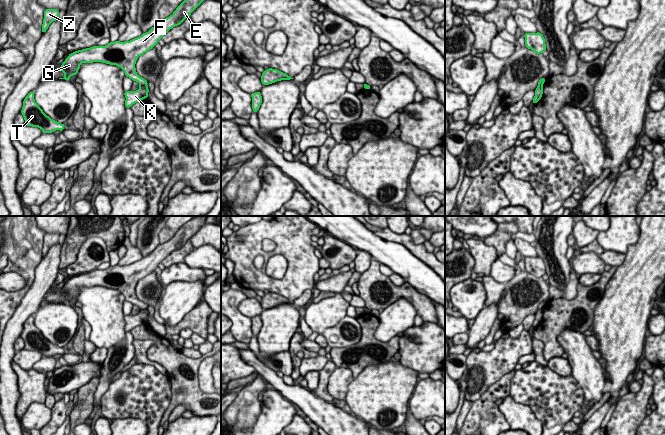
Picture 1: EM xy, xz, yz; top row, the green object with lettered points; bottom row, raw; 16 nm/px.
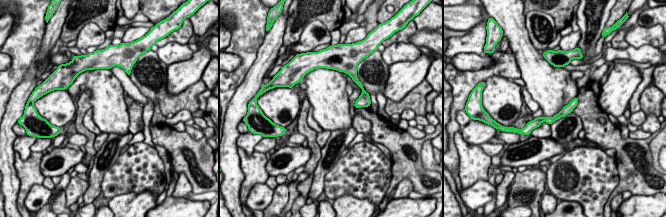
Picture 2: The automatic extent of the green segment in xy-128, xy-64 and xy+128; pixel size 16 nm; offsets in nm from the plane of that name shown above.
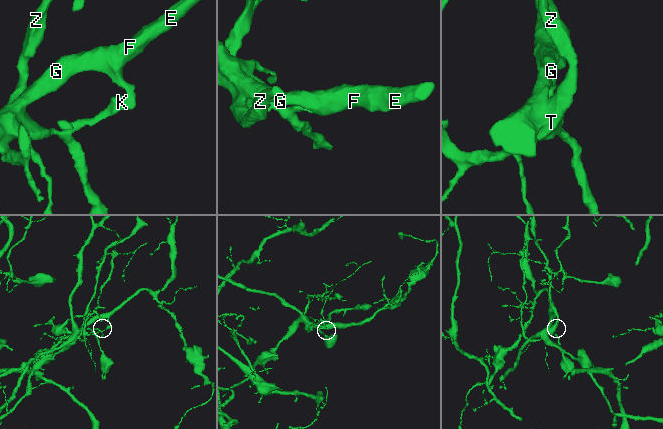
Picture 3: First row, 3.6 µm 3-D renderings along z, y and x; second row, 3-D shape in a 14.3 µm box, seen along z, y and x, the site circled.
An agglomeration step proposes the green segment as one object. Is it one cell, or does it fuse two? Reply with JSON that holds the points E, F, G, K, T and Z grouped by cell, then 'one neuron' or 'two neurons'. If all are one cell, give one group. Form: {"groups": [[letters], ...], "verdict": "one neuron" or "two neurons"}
{"groups": [["E", "F", "G"], ["K", "T", "Z"]], "verdict": "two neurons"}

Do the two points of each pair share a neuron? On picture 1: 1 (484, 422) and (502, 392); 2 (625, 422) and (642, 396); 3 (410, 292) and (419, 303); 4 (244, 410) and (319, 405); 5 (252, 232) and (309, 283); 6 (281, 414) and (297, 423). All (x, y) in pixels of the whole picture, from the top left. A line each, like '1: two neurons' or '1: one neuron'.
1: one neuron
2: one neuron
3: one neuron
4: two neurons
5: one neuron
6: two neurons

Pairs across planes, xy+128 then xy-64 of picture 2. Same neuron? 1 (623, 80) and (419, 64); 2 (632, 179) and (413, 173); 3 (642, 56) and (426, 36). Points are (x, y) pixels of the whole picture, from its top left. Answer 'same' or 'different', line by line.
1: same
2: same
3: different

